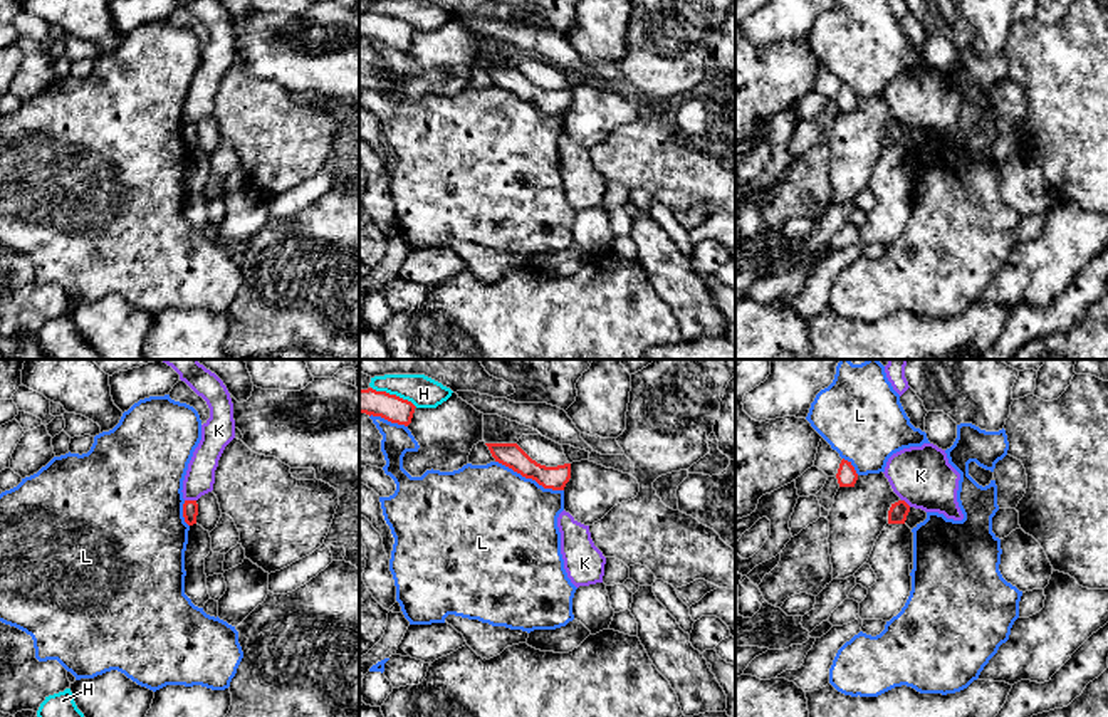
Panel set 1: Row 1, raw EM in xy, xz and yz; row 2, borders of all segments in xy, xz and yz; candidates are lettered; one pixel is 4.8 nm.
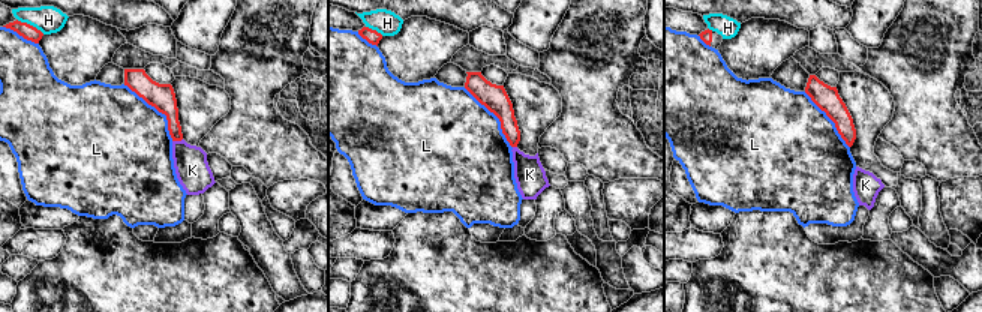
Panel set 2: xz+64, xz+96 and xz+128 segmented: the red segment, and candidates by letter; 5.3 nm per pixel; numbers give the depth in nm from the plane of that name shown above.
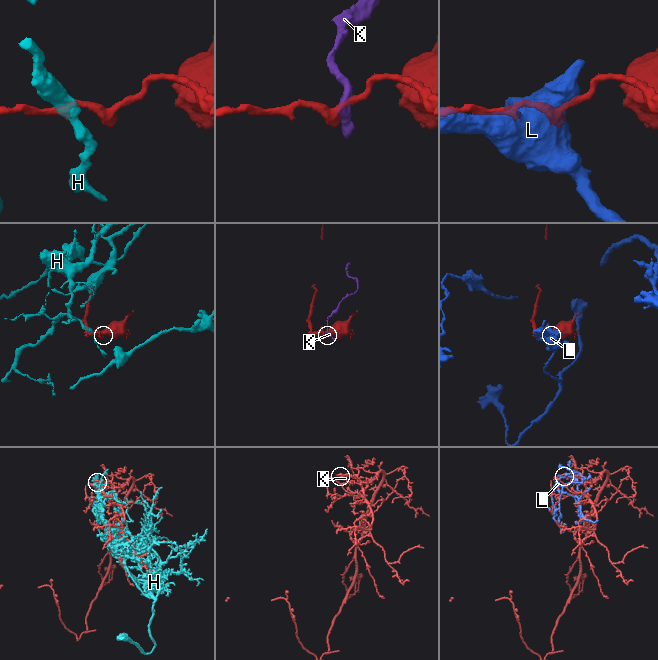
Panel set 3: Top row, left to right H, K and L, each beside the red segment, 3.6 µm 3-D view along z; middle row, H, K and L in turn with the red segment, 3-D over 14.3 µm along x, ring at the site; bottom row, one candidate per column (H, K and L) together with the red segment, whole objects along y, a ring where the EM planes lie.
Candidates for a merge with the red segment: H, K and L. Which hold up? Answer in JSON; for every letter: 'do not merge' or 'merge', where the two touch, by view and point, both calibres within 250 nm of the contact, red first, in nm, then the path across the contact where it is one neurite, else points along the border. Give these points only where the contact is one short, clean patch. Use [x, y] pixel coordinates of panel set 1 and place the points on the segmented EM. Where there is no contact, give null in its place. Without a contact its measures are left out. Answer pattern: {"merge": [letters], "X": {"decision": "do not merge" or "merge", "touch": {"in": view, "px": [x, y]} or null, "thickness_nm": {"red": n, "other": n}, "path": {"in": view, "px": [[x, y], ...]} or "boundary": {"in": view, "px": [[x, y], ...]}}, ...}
{"merge": [], "H": {"decision": "do not merge", "touch": {"in": "xz", "px": [395, 395]}, "thickness_nm": {"red": 130, "other": 150}, "boundary": {"in": "xz", "px": [[371, 387], [407, 398], [417, 407]]}}, "K": {"decision": "do not merge", "touch": {"in": "xy", "px": [190, 501]}, "thickness_nm": {"red": 80, "other": 140}, "boundary": {"in": "xy", "px": [[185, 499], [195, 501]]}}, "L": {"decision": "do not merge", "touch": {"in": "xz", "px": [529, 477]}, "thickness_nm": {"red": 120, "other": 480}}}

